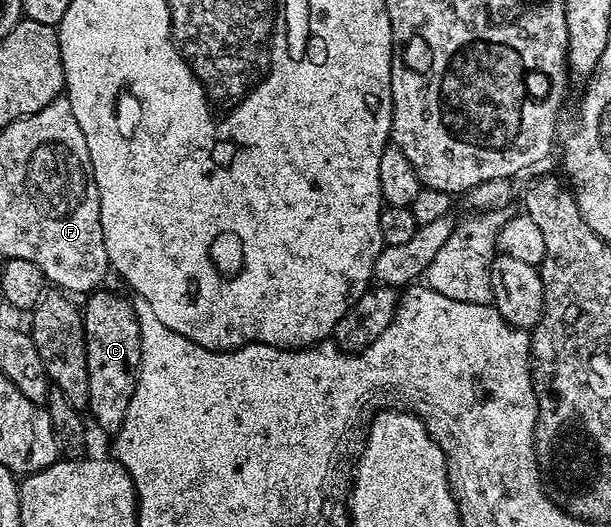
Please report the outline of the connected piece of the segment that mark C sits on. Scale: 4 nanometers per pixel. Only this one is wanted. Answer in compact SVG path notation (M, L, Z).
M104 289L89 293L88 303L82 306L86 364L90 372L88 410L90 418L92 414L102 429L115 432L122 428L130 408L130 396L134 396L136 371L140 369L140 333L133 303Z

